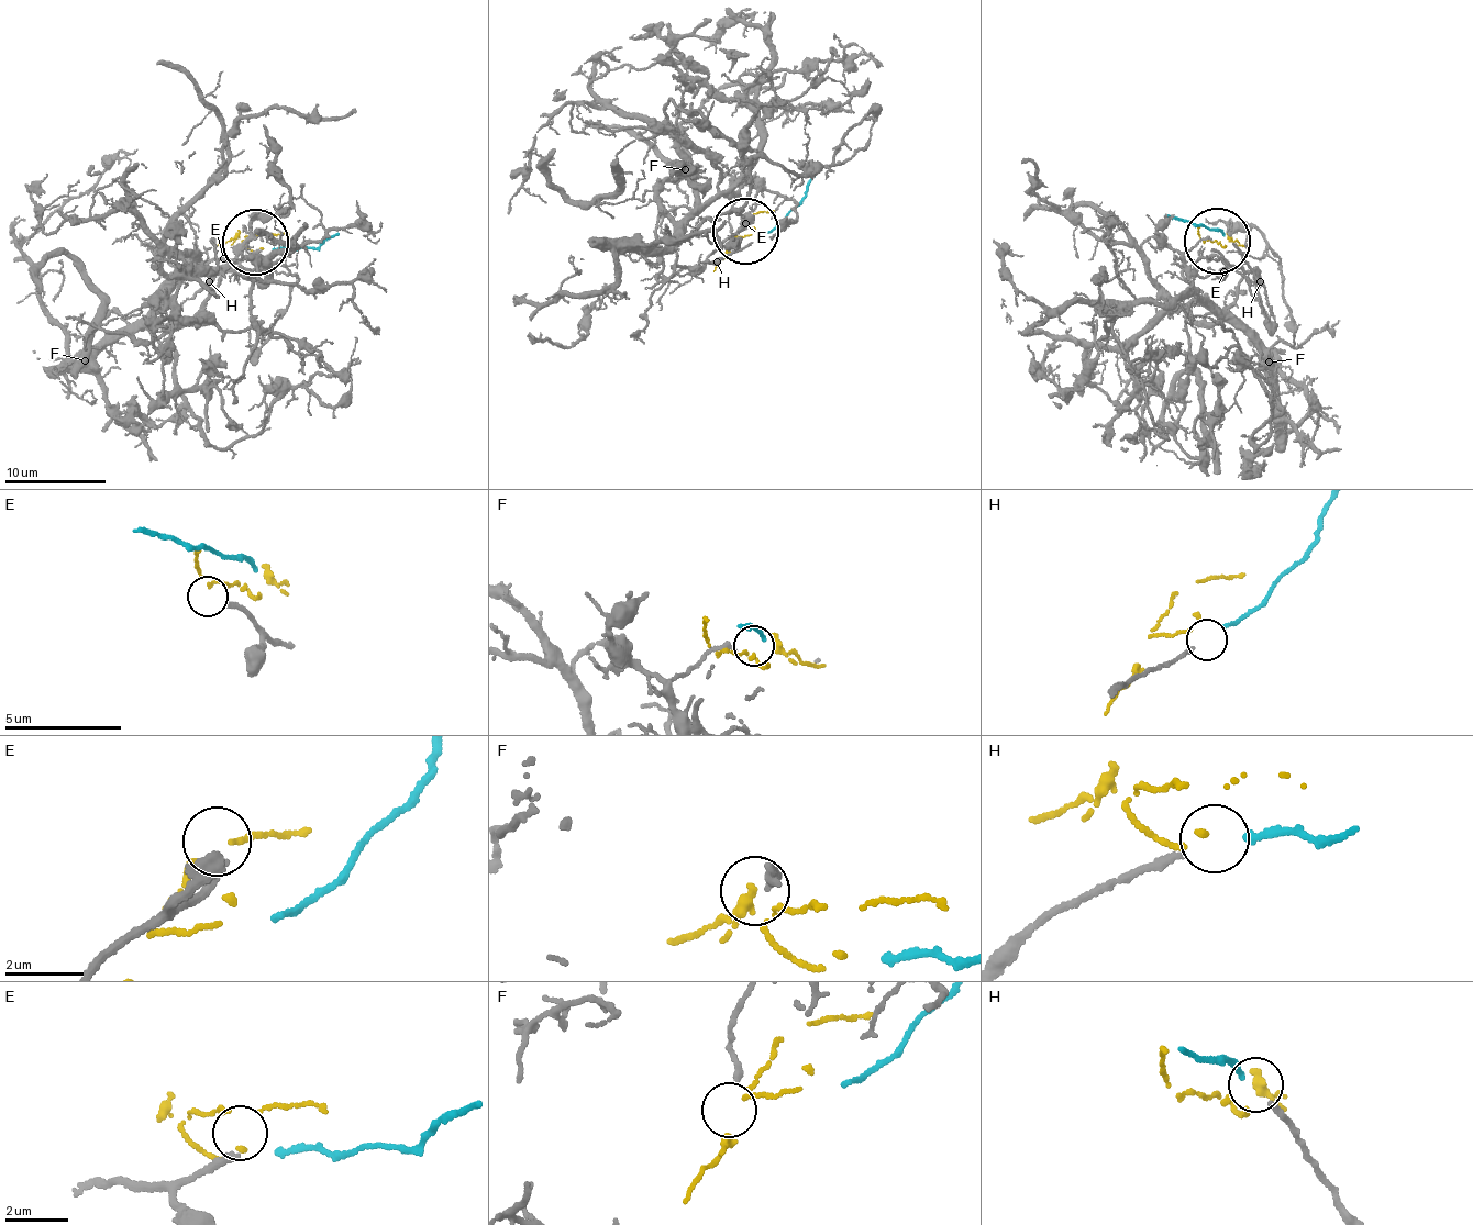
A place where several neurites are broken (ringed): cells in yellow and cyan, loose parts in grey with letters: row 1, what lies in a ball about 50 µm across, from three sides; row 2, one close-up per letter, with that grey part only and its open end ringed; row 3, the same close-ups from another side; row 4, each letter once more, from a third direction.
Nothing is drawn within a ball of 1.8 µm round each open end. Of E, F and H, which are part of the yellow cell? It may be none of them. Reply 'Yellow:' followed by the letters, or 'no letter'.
Yellow: F

